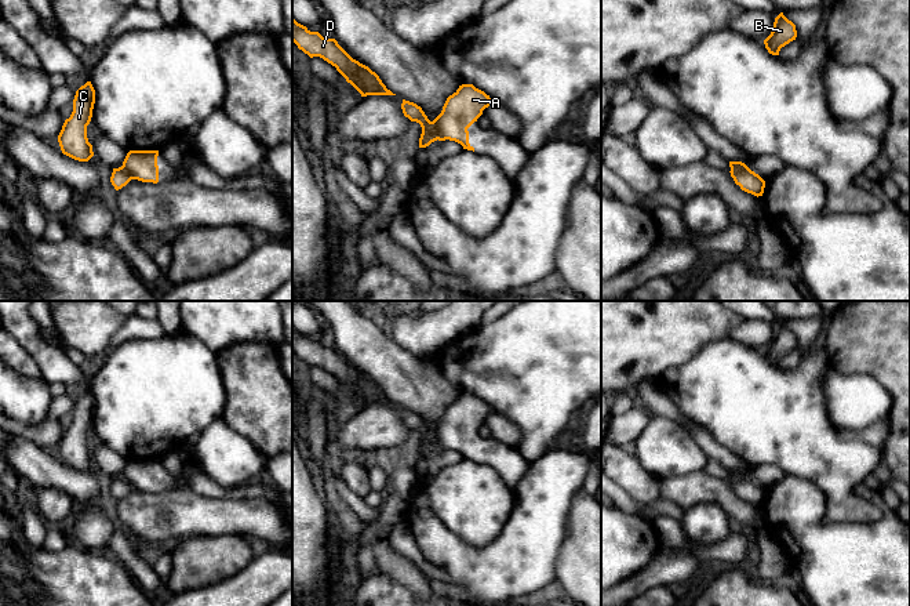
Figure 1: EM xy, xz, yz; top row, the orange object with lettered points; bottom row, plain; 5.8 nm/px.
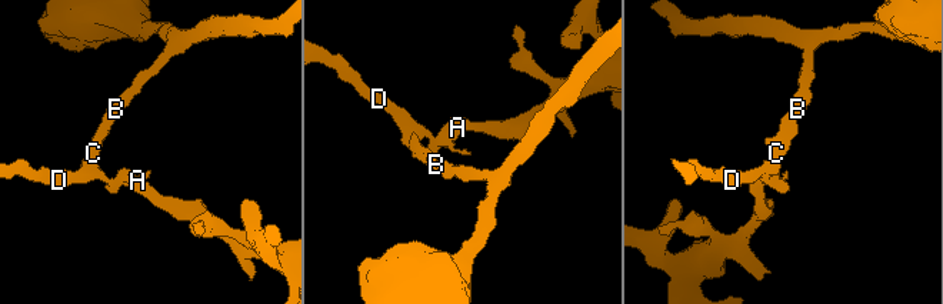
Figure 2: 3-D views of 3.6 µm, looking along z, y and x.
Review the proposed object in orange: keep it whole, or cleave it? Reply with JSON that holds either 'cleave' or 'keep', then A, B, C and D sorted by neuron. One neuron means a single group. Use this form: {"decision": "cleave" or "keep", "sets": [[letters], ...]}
{"decision": "cleave", "sets": [["A"], ["B", "C", "D"]]}

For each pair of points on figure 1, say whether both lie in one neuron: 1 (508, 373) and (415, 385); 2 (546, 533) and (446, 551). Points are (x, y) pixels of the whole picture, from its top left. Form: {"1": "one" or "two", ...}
{"1": "two", "2": "one"}

